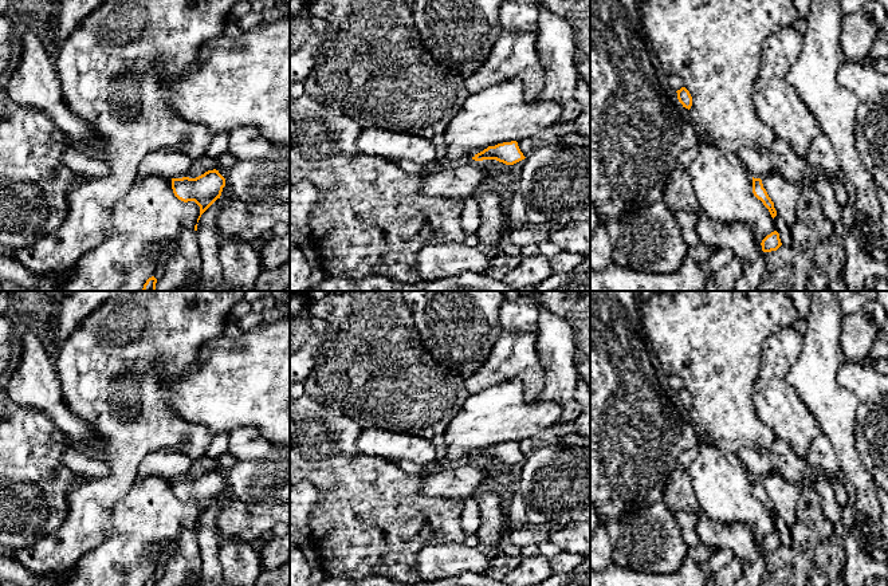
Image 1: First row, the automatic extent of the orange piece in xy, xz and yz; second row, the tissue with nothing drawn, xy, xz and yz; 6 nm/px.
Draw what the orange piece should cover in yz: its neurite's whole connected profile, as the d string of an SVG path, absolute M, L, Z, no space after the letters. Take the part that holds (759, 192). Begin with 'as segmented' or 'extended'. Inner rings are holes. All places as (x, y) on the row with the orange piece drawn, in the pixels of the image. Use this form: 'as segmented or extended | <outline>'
as segmented | M753 177L753 193L754 196L763 202L763 205L769 209L771 217L774 219L777 216L777 211L774 208L774 202L769 197L766 189L763 188L761 178Z

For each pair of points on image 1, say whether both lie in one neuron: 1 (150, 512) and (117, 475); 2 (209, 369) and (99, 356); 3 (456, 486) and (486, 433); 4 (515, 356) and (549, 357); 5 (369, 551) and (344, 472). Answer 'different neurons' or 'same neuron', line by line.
1: different neurons
2: different neurons
3: different neurons
4: different neurons
5: same neuron

